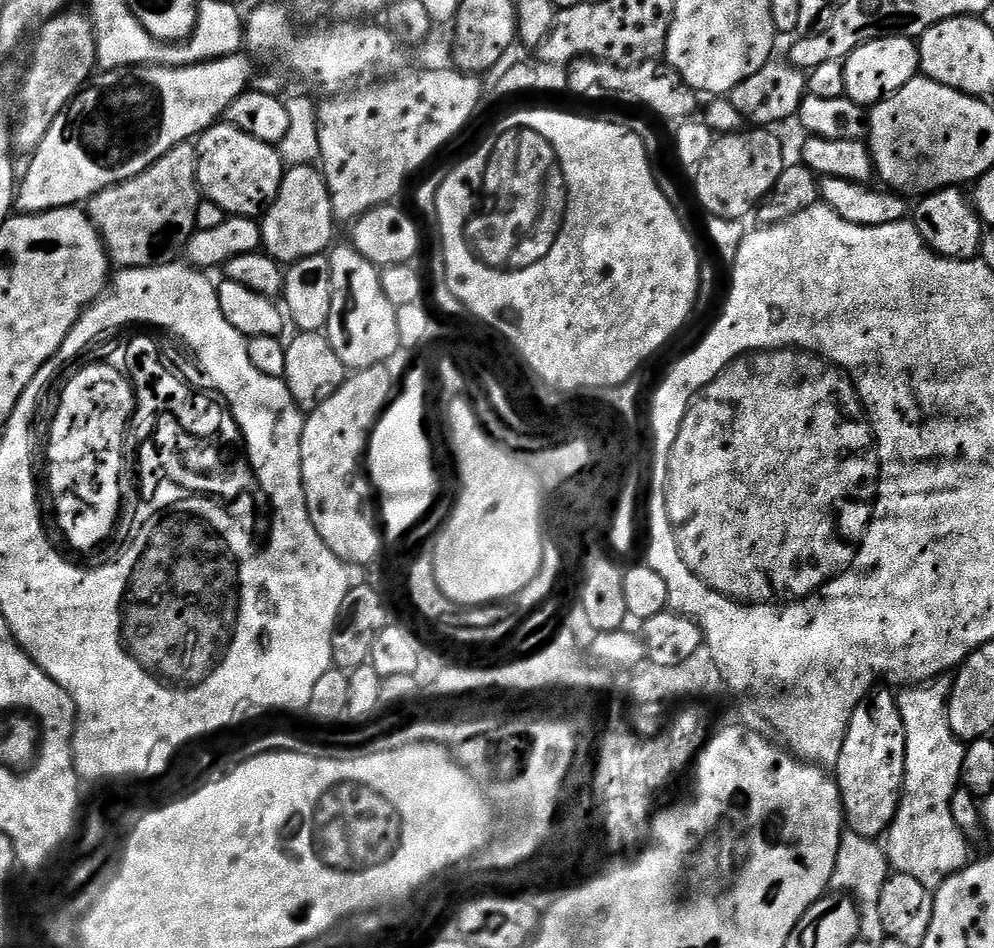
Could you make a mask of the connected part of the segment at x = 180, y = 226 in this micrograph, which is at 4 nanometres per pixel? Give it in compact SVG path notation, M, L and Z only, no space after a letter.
M189 142L171 148L142 174L110 186L93 196L87 201L86 211L92 219L92 225L100 232L100 238L108 250L109 261L117 269L151 268L153 264L175 261L179 252L181 255L188 239L197 231L196 211L201 199L202 193L196 183L196 146L195 143Z

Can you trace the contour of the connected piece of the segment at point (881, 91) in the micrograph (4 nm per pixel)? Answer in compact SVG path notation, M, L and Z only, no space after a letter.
M877 38L855 48L842 63L846 74L844 95L856 104L871 106L880 104L914 79L920 72L920 49L917 41L910 38Z

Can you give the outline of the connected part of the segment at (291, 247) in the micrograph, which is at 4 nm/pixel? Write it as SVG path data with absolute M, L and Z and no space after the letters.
M310 164L288 168L278 194L262 216L260 238L263 251L284 266L302 258L327 253L334 244L332 224L334 225L332 195L323 171Z

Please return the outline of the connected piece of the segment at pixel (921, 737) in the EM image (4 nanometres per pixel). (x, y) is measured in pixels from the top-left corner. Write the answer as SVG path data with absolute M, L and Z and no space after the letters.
M940 676L921 688L908 688L896 696L896 704L902 714L906 734L906 758L904 759L904 787L900 794L900 809L896 819L886 833L888 863L893 873L901 872L910 878L918 878L922 886L937 889L946 878L960 872L969 863L968 845L970 840L955 824L951 813L951 799L956 789L961 787L964 775L963 762L965 745L952 733L947 718L948 696L951 694L953 677Z

